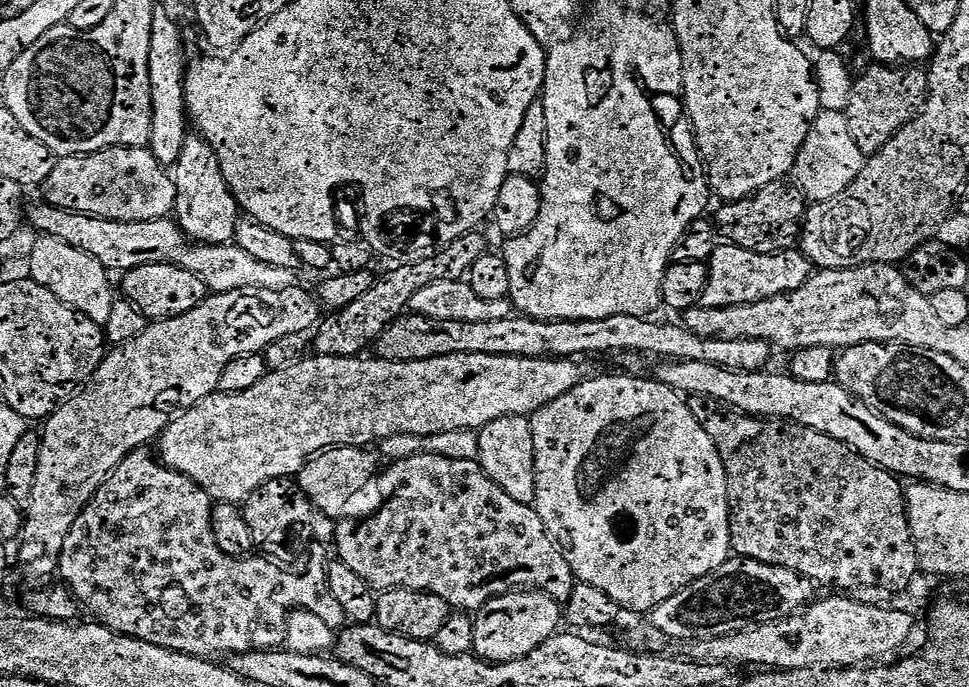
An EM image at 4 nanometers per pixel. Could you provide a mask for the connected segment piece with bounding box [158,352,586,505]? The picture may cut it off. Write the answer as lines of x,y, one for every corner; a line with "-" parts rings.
459,352
458,354
450,354
449,356
439,356
438,358
430,358
429,360
411,360
410,362
396,363
395,360
382,360
379,358
371,358
372,360
364,360
368,358
361,358
360,356
317,356
315,354
309,355
307,360
298,362
298,366
290,366
290,370
278,370
273,372
269,370
267,374
262,378
262,382
258,382
258,386
250,386
250,390
242,390
241,392
222,392
215,391
212,395
208,396
202,402
198,402
193,408
183,409
169,423
168,427
164,429
162,435
159,437
158,445
160,444
160,452
158,456
163,463
167,464
169,468
174,469
175,472
181,472
184,476
188,476
199,485
200,488
206,490
206,494
212,497
213,501
222,504
239,504
243,505
244,501
250,498
250,494
254,494
254,490
258,490
266,482
271,480
287,480
289,478
299,477
299,472
303,470
308,464
308,459
311,456
319,457
321,454
329,450
347,450
349,448
359,448
361,450
367,449
367,444
376,444
379,440
392,440
395,436
440,436
443,432
464,432
467,428
473,428
473,430
479,430
486,427
490,422
494,422
498,418
506,418
507,416
526,416
531,417
533,412
544,408
550,402
554,402
558,398
562,398
562,394
566,394
570,390
574,390
574,386
578,386
581,380
585,379
586,372
583,372
579,368
577,361
572,358
541,358
535,360
534,358
526,358
525,356
491,356
490,354
466,354
465,352

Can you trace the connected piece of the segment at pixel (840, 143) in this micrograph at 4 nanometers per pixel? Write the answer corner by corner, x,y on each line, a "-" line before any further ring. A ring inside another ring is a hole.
821,111
806,134
806,142
802,142
794,169
794,183
812,204
833,200
847,193
864,168
865,159
864,152
858,150
858,142
854,142
854,134
850,134
847,115
843,111

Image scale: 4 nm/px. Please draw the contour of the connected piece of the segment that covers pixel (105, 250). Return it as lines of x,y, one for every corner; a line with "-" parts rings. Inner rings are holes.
47,202
39,203
33,208
31,205
30,208
30,220
32,216
32,224
37,228
37,233
62,238
62,242
70,242
70,246
102,262
102,266
112,274
123,274
138,266
167,264
177,255
176,244
183,245
186,240
184,233
180,231
179,223
172,218
150,222
118,222
103,220
97,216
83,216
81,212
55,208

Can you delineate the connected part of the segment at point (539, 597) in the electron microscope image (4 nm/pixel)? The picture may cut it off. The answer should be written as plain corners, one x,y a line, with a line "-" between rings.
517,590
505,596
495,596
474,616
475,655
491,664
514,662
526,658
532,650
538,650
542,642
557,635
562,625
562,604
555,596
539,590

